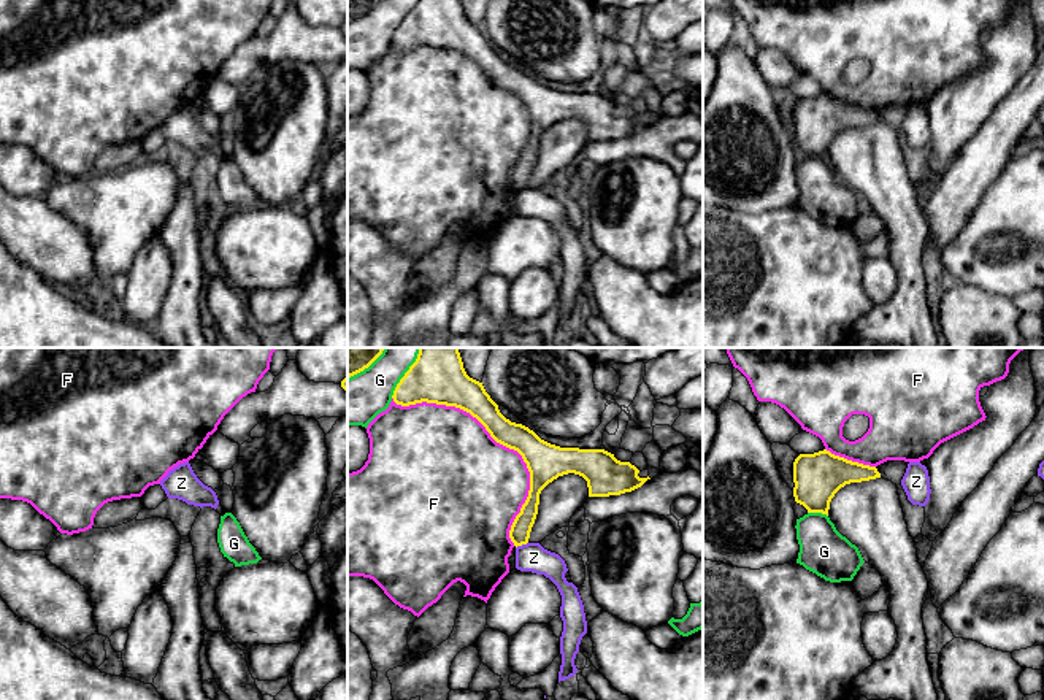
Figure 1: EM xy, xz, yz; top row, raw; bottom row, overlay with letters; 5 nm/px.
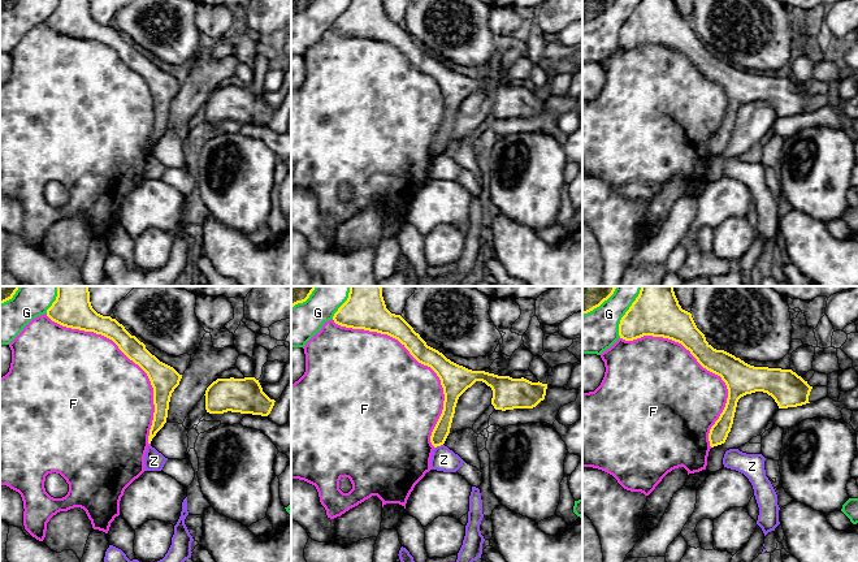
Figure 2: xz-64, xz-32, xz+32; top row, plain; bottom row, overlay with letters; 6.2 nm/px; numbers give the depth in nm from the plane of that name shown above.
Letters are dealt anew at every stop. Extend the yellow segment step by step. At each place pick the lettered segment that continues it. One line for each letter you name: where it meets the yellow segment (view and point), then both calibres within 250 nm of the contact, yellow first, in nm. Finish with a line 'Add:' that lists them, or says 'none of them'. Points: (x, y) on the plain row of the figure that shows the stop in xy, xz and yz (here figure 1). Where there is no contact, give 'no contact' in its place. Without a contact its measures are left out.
Add: none of them

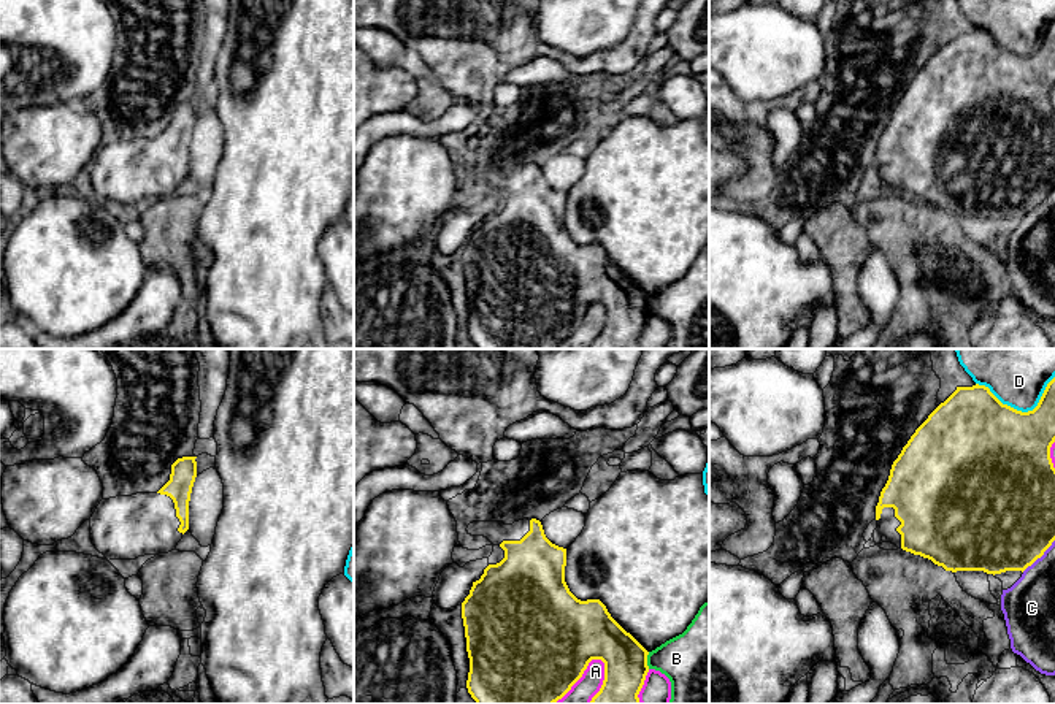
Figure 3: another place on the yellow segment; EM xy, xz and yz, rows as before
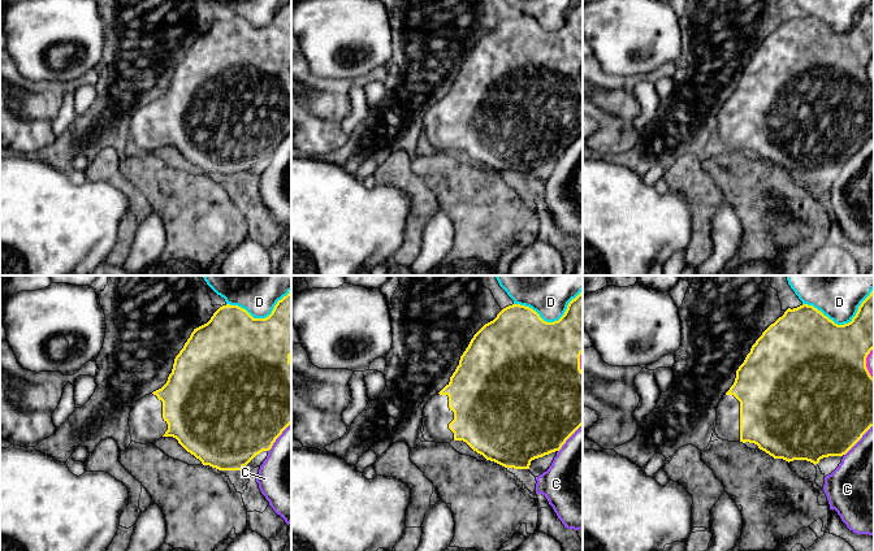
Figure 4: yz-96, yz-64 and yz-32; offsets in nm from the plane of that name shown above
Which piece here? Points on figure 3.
Add: none of them

